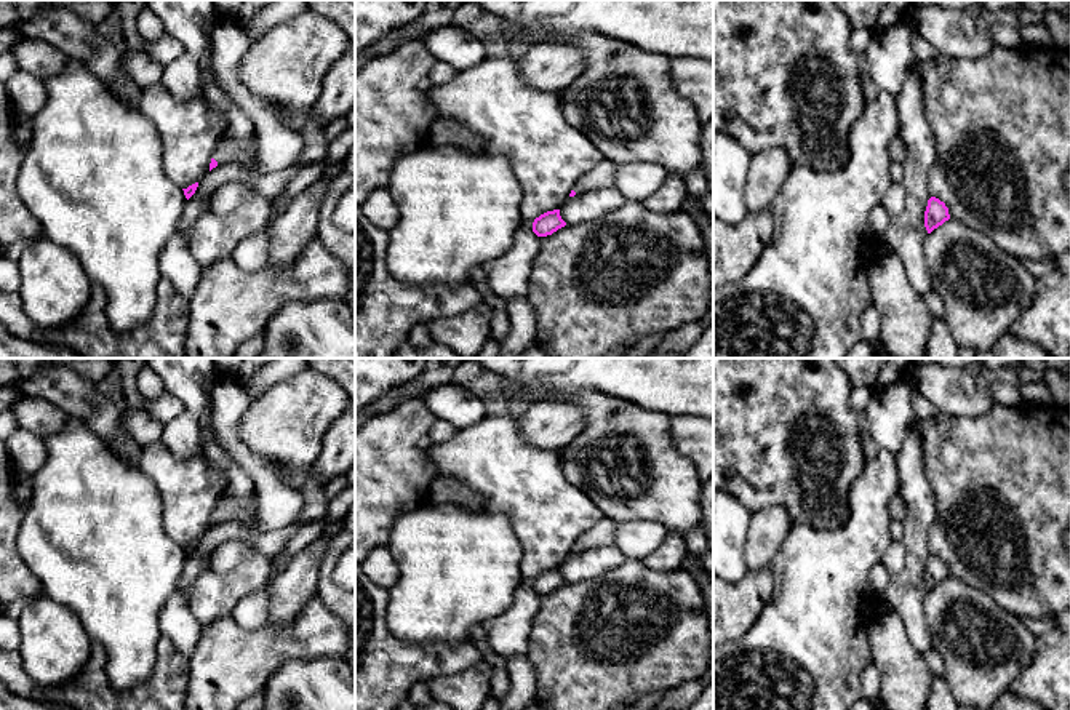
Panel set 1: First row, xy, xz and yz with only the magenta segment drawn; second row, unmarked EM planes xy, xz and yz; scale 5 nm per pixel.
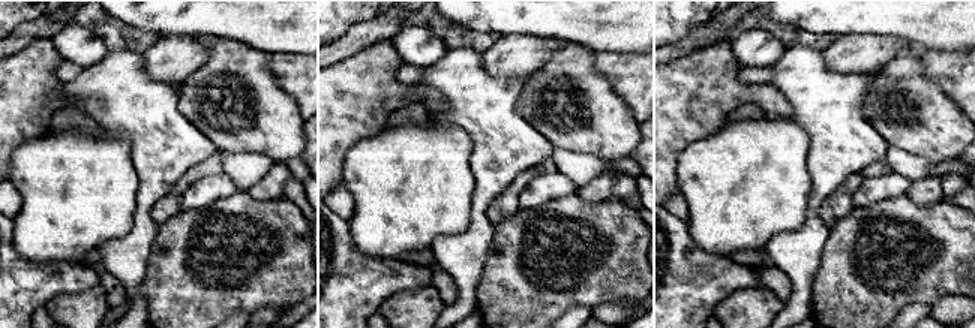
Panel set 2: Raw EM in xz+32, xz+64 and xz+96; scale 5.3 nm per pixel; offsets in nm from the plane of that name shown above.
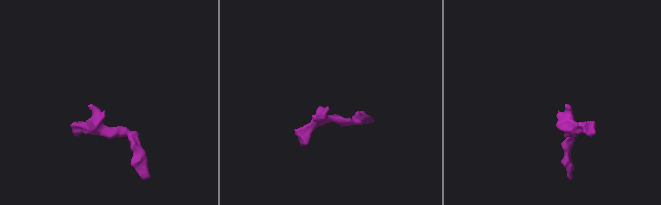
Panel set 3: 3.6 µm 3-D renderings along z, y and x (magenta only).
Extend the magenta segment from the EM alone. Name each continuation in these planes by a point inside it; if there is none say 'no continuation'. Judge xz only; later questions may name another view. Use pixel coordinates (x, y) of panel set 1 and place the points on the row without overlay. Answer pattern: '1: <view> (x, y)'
1: xz (603, 531)

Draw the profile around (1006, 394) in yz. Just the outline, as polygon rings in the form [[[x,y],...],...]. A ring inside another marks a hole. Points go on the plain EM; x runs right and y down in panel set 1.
[[[990,382],[990,393],[1001,406],[1017,406],[1022,401],[1020,389],[1014,382]]]

